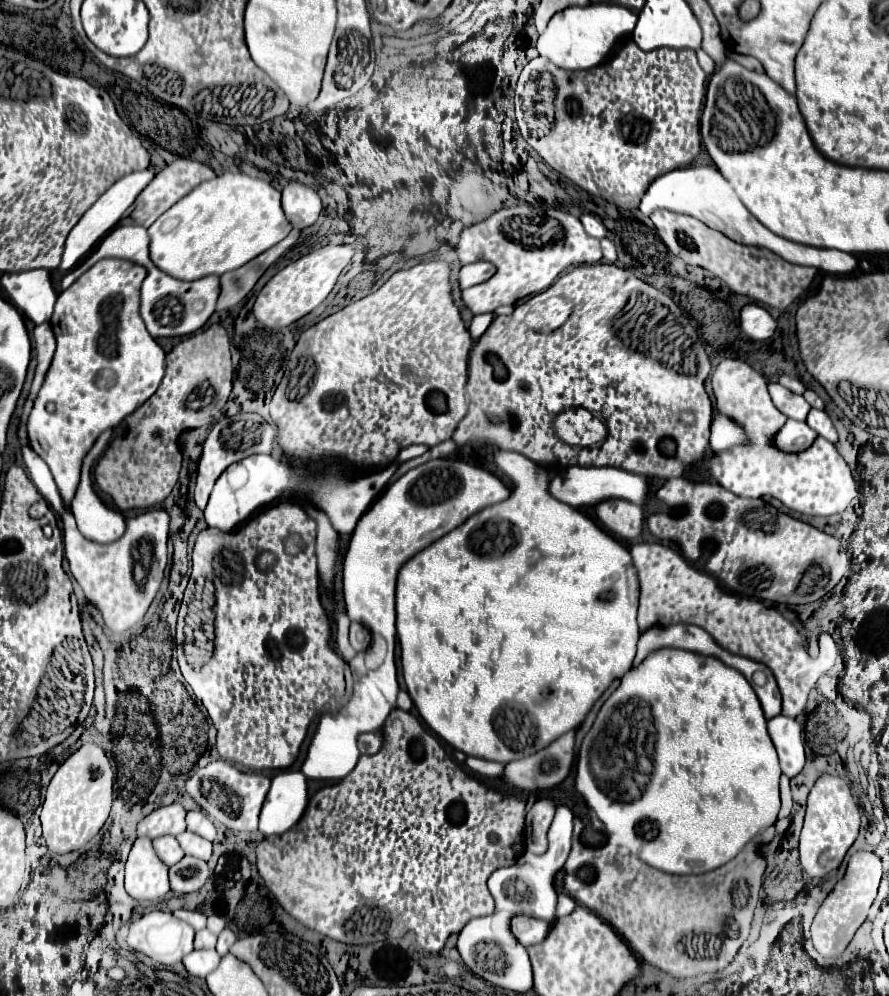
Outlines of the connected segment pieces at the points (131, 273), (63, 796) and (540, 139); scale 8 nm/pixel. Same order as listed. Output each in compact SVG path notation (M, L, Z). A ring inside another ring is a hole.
M106 258L58 296L50 320L58 348L28 418L28 440L50 466L66 510L72 508L82 460L96 438L144 404L164 376L164 350L148 334L138 314L144 278L144 266ZM104 370L110 370L108 378L102 378L108 374Z
M84 744L54 774L42 802L42 832L50 852L68 854L86 846L108 820L114 800L116 772L106 752L96 744Z
M628 40L622 50L614 56L614 60L610 62L604 62L604 66L596 66L592 70L578 70L578 72L570 72L570 70L564 70L564 68L558 68L554 64L548 66L548 72L550 72L550 84L548 90L542 90L536 86L520 86L524 90L516 92L518 94L518 102L516 102L516 108L518 108L518 128L522 132L522 138L546 160L546 164L550 168L554 168L556 172L564 174L566 178L570 178L576 186L580 186L582 190L586 190L588 194L592 196L600 196L608 202L614 202L618 208L624 208L624 210L634 210L638 208L646 188L662 174L670 172L670 170L676 170L676 168L684 168L688 166L700 152L700 144L702 144L702 138L700 138L700 114L702 114L702 106L704 106L704 98L706 98L706 74L704 70L700 68L698 60L696 60L696 52L694 50L672 50L672 48L656 48L656 50L650 50L650 52L644 52L638 48L638 44L634 40Z

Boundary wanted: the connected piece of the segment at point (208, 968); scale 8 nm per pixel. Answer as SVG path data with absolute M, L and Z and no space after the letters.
M194 950L192 954L184 956L182 962L192 976L206 978L220 964L220 954L216 950Z

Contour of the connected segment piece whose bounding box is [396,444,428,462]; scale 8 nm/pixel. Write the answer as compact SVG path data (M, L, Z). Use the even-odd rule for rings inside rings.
M412 444L412 446L408 446L408 448L404 448L400 454L398 454L398 462L406 462L406 460L410 460L410 458L416 458L416 456L422 456L424 452L428 452L428 446L424 446L424 444Z

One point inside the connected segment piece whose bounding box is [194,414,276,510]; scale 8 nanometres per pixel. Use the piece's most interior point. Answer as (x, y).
(232, 439)

